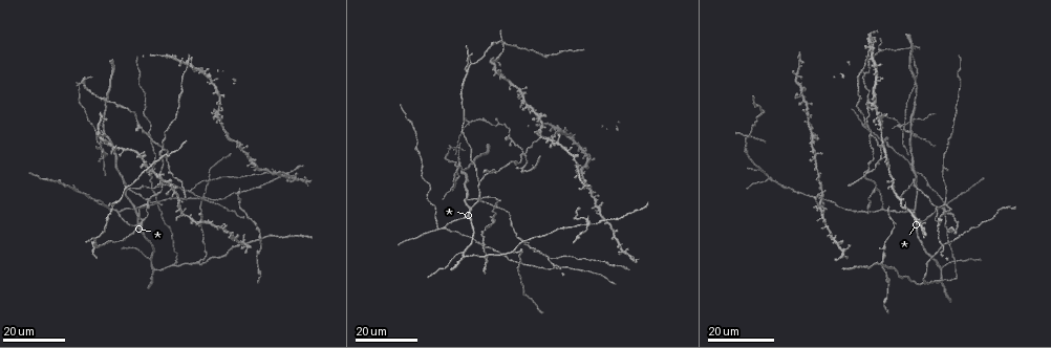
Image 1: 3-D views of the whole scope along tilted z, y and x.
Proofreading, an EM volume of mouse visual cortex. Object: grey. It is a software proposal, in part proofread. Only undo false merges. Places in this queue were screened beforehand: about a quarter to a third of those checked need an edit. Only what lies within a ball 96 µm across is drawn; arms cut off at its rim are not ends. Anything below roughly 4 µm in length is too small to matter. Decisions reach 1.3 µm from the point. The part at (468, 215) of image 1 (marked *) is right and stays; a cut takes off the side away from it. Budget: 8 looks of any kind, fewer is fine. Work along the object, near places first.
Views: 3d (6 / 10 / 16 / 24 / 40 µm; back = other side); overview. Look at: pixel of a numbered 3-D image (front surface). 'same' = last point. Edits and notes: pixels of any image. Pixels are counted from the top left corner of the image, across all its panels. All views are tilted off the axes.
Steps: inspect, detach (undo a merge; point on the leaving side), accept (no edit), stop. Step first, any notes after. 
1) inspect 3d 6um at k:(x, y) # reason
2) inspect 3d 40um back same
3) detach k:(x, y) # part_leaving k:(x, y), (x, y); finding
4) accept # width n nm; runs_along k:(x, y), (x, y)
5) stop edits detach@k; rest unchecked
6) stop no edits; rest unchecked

inspect 3d 24um at 1:(467, 198) # looks like a crossing

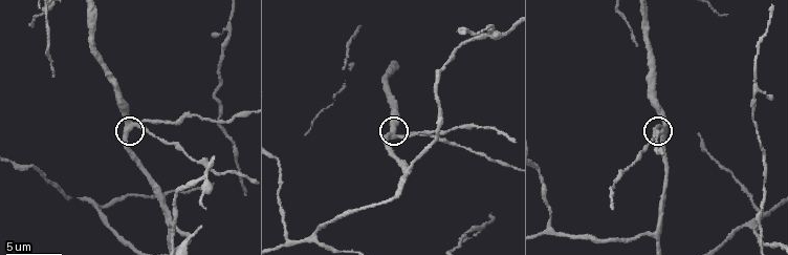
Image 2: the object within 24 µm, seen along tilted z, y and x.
inspect 3d 10um at 2:(663, 129) # closer look

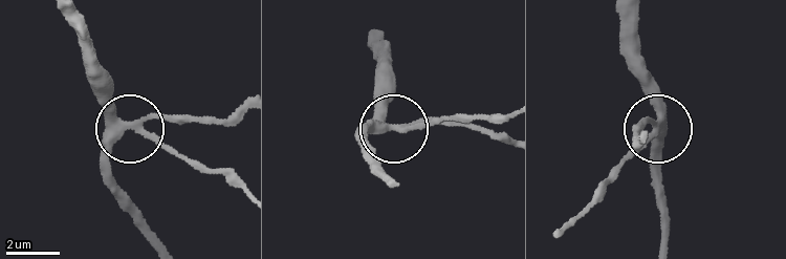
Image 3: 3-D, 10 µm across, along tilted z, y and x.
detach 3:(169, 145) # width 330 nm; part_leaving 3:(136, 124), (243, 182); a second neuron is stuck on

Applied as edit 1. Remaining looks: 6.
inspect overview # see it whole again

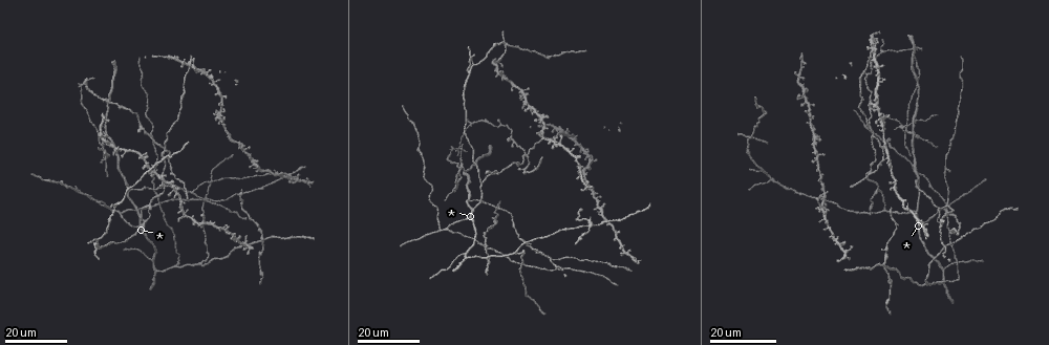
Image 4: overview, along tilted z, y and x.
inspect 3d 24um at 4:(876, 187) # branch point

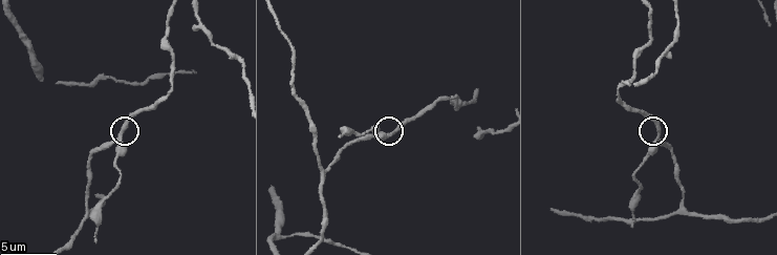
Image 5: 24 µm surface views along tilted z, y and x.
inspect 3d 10um at 5:(120, 138)

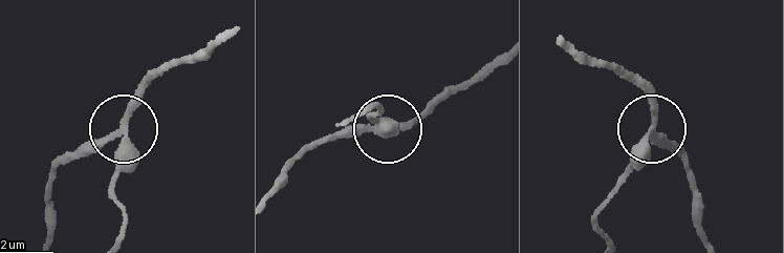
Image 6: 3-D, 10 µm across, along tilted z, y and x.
detach 6:(129, 171) # part_leaving 6:(125, 138), (112, 187), (125, 220), (117, 243); two neurons meet here

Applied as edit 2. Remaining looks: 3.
inspect 3d 16um at 2:(767, 214) # three arms meet

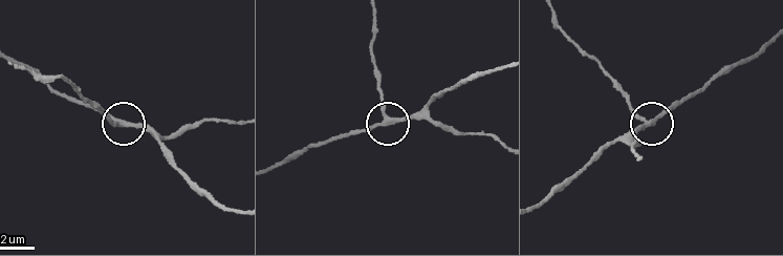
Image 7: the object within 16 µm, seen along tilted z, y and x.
accept # side_arm 19 um; runs_along 7:(540, 204), (626, 134), (680, 105); one neuron here

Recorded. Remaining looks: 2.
inspect 3d 24um at 4:(260, 237) # thin arm on a thick one

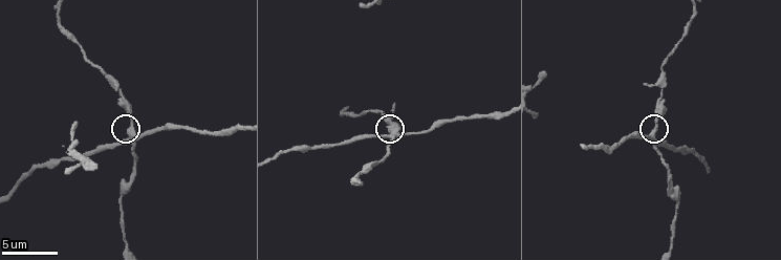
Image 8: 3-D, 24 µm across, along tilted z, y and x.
inspect 3d 6um at 8:(395, 130)

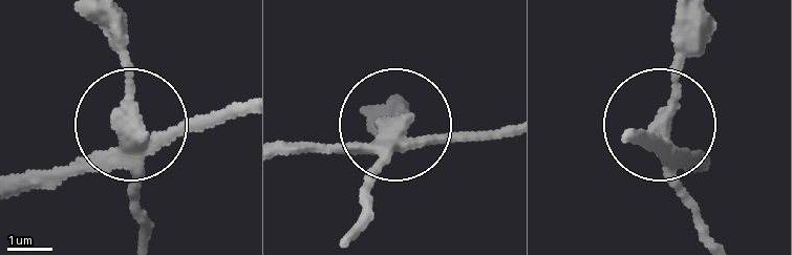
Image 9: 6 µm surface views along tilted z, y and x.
detach 9:(129, 195) # arms 3; a second neuron is stuck on

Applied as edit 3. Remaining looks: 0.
stop edits detach@3, detach@6, detach@9; rest unchecked

